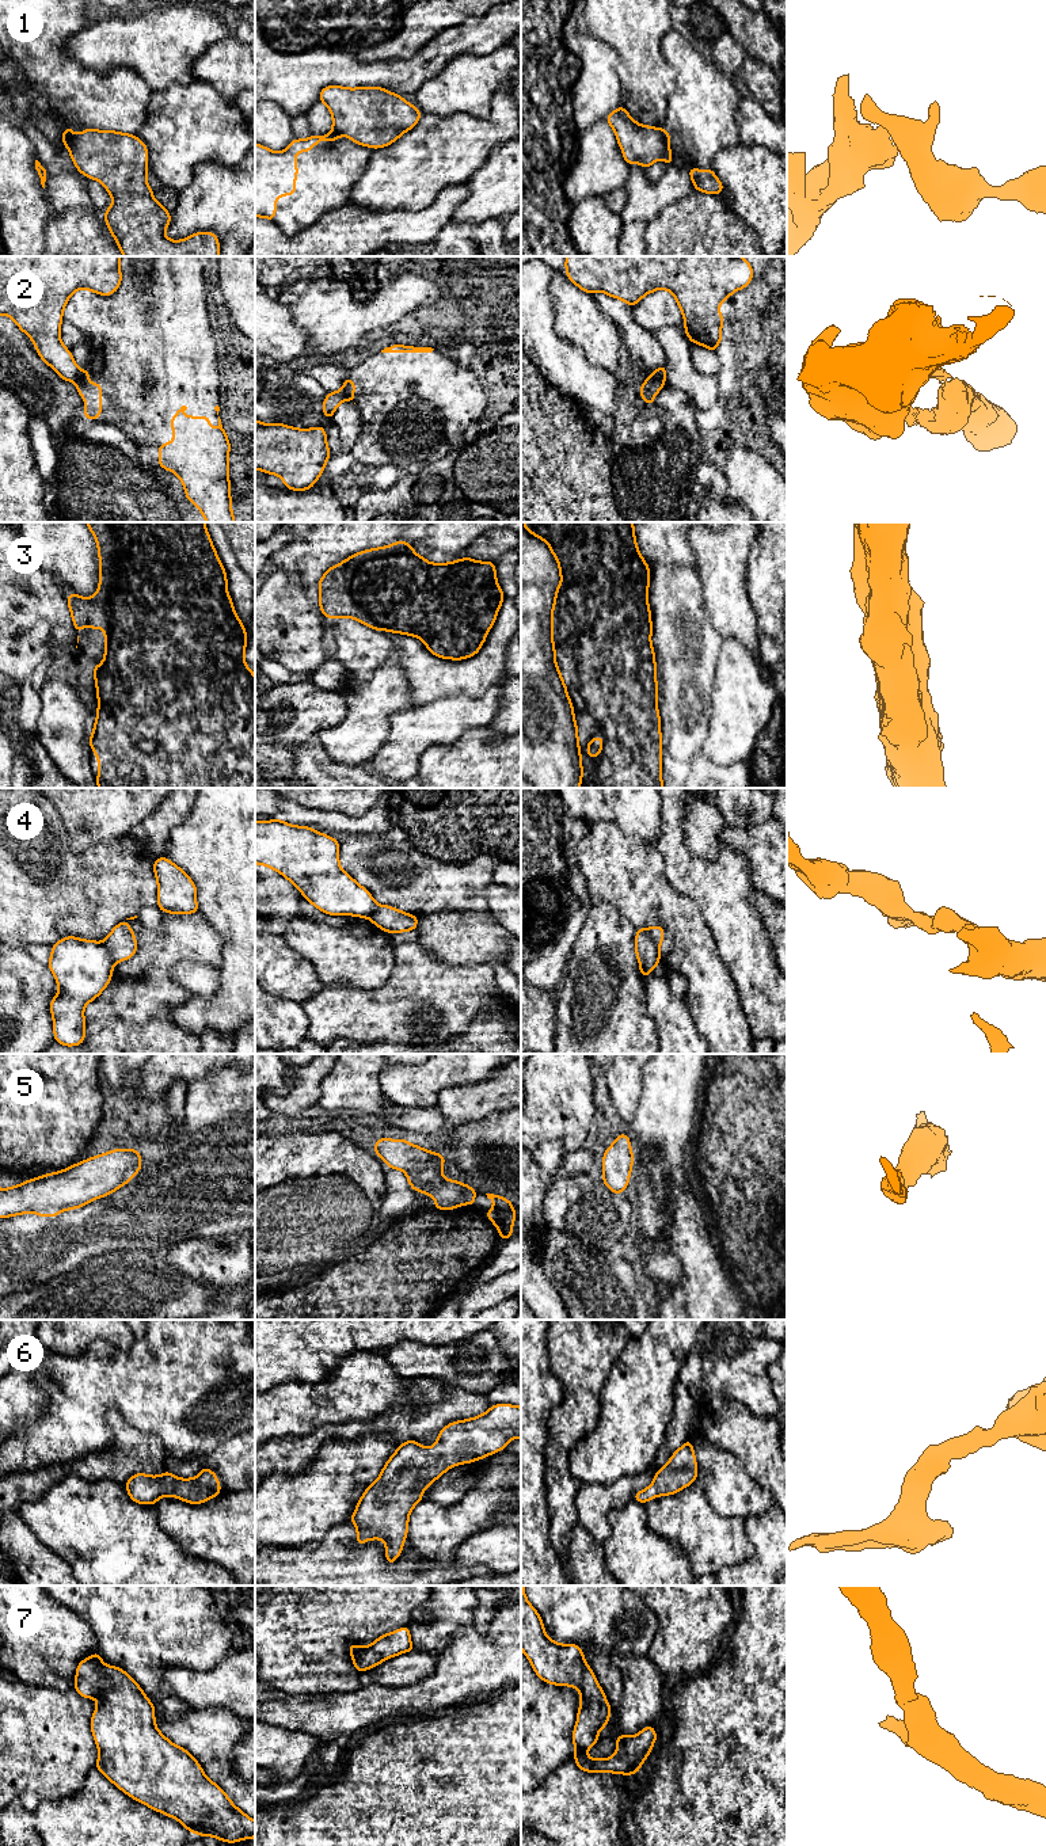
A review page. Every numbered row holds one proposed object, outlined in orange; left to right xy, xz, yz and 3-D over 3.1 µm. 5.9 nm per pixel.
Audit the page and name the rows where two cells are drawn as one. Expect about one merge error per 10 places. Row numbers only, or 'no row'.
1, 2, 4

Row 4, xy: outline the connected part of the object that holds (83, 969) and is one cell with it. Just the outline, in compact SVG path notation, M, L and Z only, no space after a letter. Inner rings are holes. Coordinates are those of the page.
M66 936L52 945L52 956L46 964L58 985L58 993L50 1001L56 1043L79 1046L85 1039L84 1008L110 983L114 962L103 943Z

